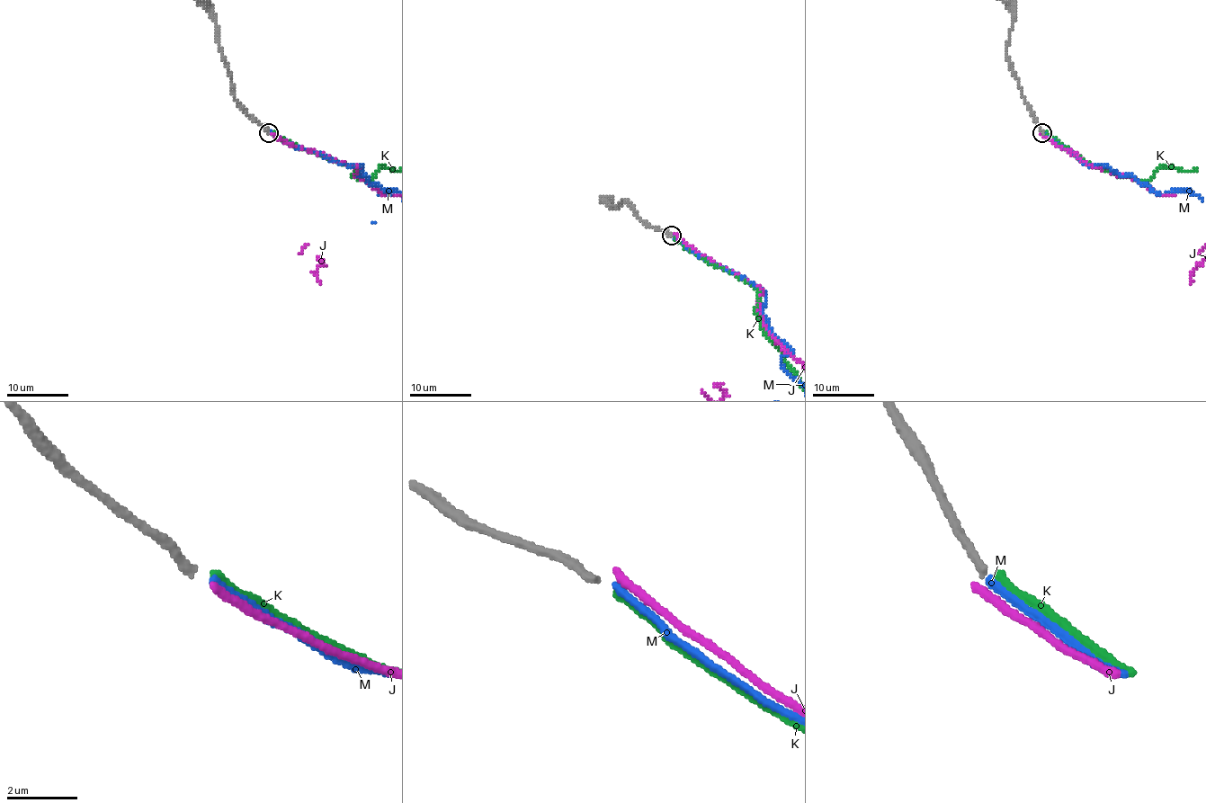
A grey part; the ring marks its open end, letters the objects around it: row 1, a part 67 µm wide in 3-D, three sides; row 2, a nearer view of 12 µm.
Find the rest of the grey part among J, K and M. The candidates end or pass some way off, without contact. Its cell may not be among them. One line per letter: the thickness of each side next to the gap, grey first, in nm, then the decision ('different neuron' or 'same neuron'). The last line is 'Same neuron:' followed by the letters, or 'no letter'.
J: 240/240 nm | different neuron
K: 240/240 nm | different neuron
M: 240/220 nm | same neuron
Same neuron: M

